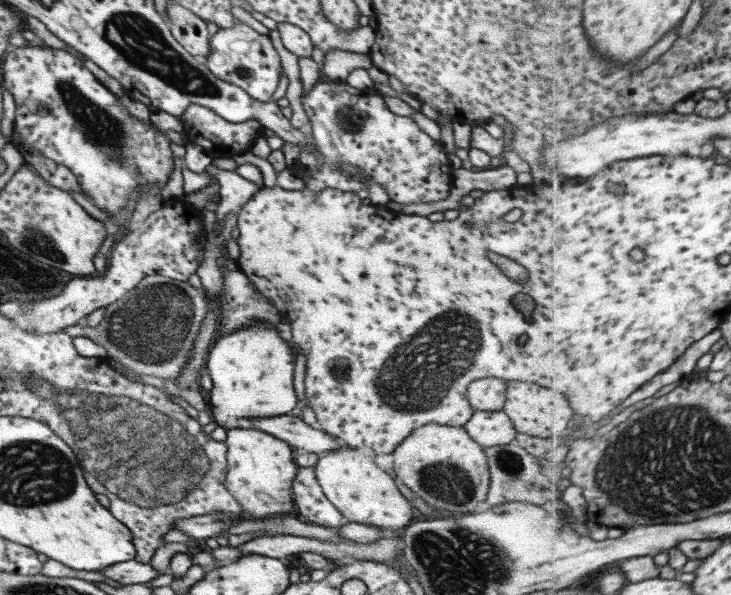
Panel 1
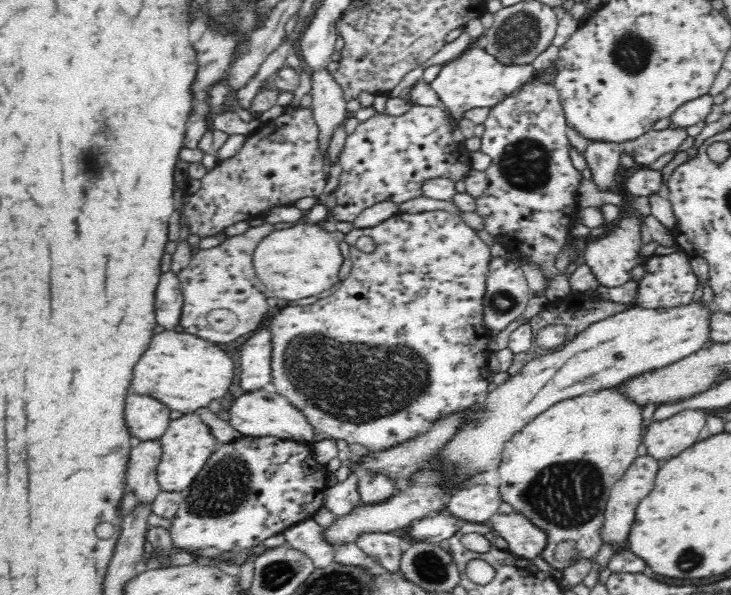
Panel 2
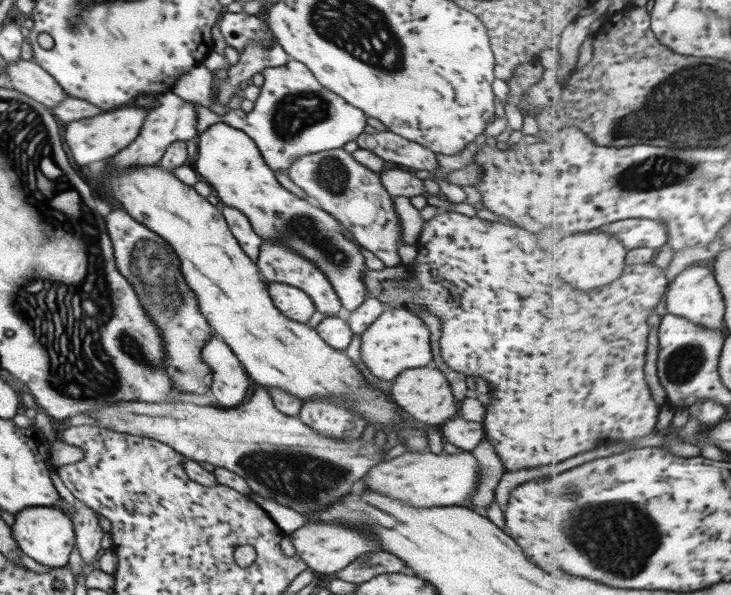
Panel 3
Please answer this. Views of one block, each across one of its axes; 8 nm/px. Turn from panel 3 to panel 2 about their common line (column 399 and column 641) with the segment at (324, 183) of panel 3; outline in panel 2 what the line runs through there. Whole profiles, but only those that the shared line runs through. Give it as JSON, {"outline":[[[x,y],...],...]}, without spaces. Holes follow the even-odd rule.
{"outline":[[[630,203],[624,209],[623,219],[620,216],[619,225],[614,224],[614,230],[609,232],[606,237],[601,239],[587,239],[582,243],[582,259],[583,263],[589,267],[595,276],[597,286],[604,288],[618,288],[622,284],[626,284],[630,280],[630,271],[638,264],[644,265],[645,257],[638,257],[638,250],[642,243],[640,241],[640,227],[642,219],[638,219]]]}

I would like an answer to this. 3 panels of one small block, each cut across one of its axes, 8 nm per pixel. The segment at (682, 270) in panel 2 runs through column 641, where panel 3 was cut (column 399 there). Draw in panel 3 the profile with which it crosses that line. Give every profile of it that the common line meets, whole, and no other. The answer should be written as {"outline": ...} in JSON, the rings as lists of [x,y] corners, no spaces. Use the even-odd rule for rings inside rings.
{"outline":[[[443,211],[423,222],[419,237],[414,244],[416,249],[415,262],[408,268],[409,276],[405,281],[395,283],[393,279],[385,279],[380,282],[381,290],[377,300],[385,307],[403,307],[407,310],[421,309],[437,315],[441,319],[441,332],[438,340],[440,357],[443,362],[455,372],[465,376],[479,377],[485,379],[491,387],[491,404],[487,406],[485,416],[482,420],[484,436],[487,436],[489,444],[499,458],[504,471],[516,472],[522,469],[531,469],[547,464],[560,464],[570,460],[581,452],[599,448],[603,444],[619,442],[619,440],[637,440],[643,436],[649,436],[655,432],[655,424],[659,418],[659,406],[651,396],[649,384],[645,380],[645,350],[649,340],[649,314],[655,312],[659,306],[659,298],[666,295],[667,276],[666,270],[654,265],[654,262],[643,262],[643,264],[627,264],[621,278],[608,286],[597,290],[577,290],[562,282],[561,278],[548,276],[548,268],[540,267],[539,262],[547,258],[544,247],[544,237],[536,236],[525,229],[517,226],[510,226],[499,221],[487,221],[478,217],[469,217],[463,214]]]}

